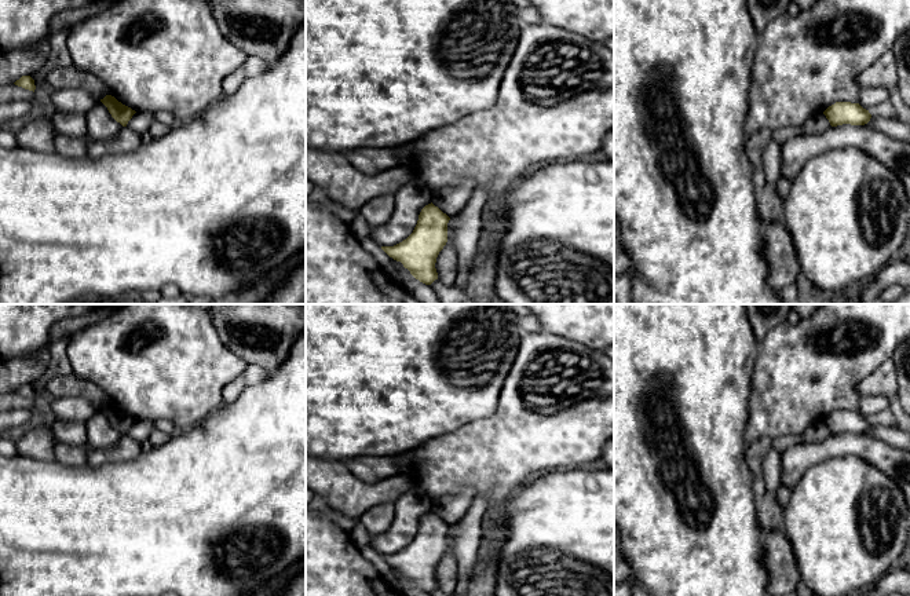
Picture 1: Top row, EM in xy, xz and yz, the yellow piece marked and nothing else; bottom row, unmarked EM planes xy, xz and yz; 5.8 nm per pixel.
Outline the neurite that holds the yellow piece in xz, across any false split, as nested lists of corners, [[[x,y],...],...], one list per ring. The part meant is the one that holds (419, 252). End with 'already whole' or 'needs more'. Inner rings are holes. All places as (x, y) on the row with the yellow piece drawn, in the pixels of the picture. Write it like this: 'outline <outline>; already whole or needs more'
outline [[[431,202],[421,209],[417,224],[406,240],[381,249],[401,262],[416,279],[431,285],[438,279],[435,263],[447,242],[449,220],[450,217]]]; already whole

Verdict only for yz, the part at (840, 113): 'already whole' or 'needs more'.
already whole

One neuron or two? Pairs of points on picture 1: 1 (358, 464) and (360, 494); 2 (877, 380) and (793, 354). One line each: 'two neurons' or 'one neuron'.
1: two neurons
2: two neurons

